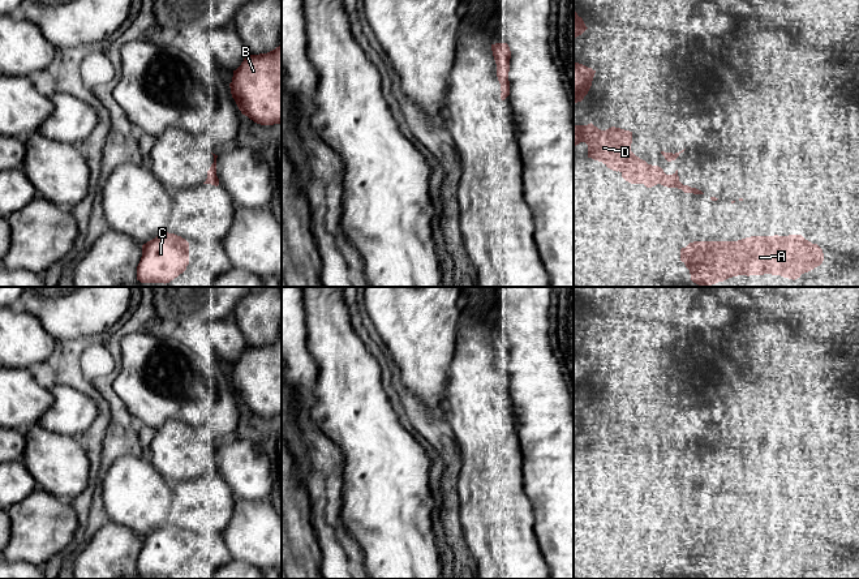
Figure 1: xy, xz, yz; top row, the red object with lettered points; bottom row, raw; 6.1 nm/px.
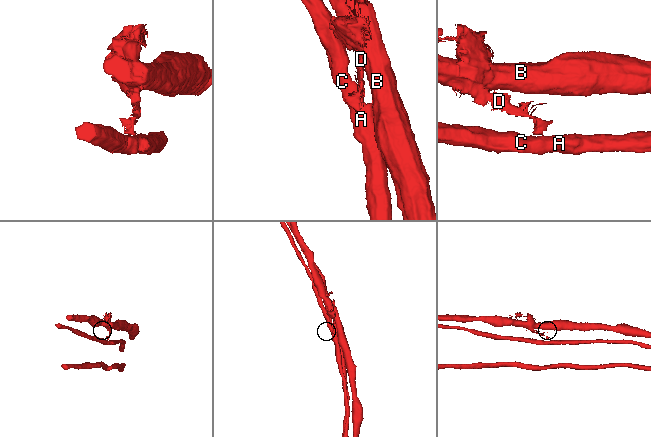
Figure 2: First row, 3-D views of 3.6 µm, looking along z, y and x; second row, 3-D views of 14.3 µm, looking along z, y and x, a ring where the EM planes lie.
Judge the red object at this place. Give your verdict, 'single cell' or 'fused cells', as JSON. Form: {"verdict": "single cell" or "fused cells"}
{"verdict": "fused cells"}

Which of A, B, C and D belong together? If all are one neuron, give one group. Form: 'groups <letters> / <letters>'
groups A C / B D

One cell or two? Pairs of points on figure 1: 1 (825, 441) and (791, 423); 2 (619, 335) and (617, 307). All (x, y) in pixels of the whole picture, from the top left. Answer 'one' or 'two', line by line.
1: two
2: two

